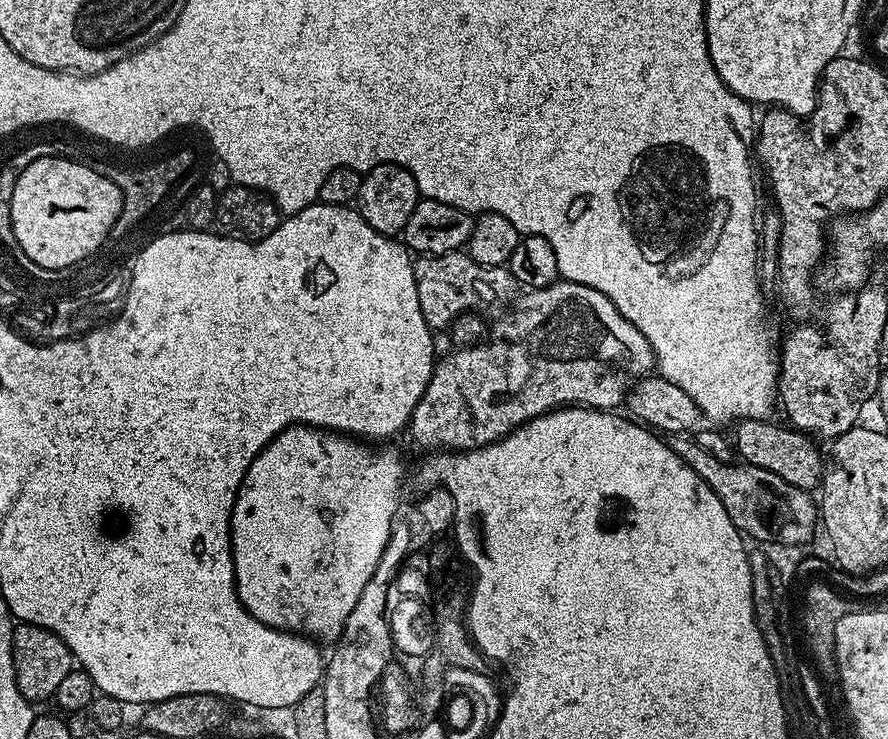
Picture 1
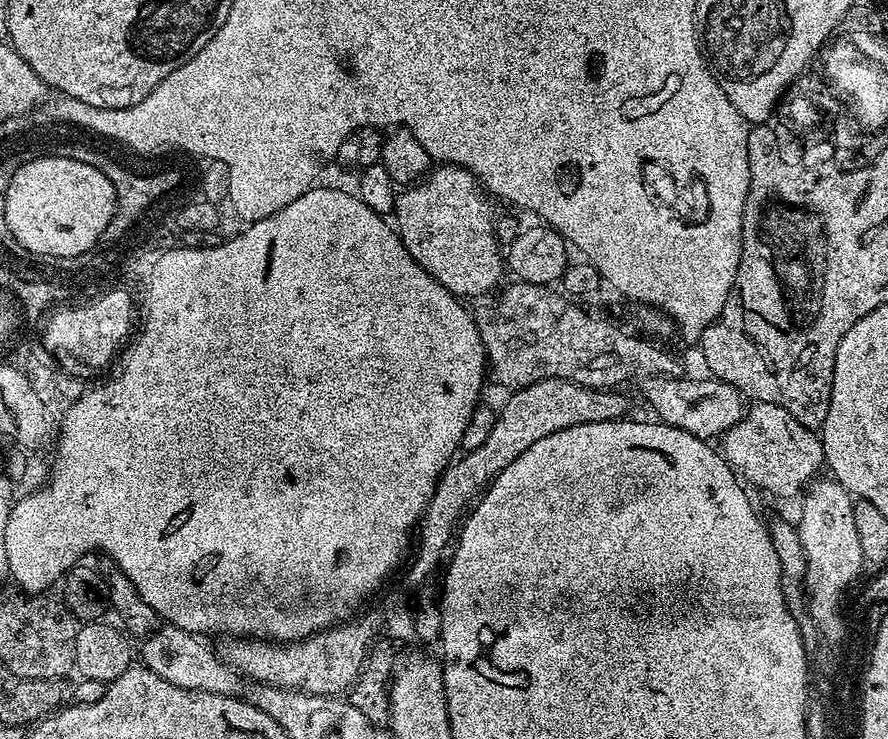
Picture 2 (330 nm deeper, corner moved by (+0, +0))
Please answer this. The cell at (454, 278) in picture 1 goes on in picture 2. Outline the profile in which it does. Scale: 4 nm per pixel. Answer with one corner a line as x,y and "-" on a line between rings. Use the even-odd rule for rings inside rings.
512,282
512,285
501,287
497,300
489,299
485,308
475,309
474,319
480,337
484,343
486,353
486,372
496,384
501,384
507,390
525,388
534,382
542,382
546,378
569,380
587,388
619,389
620,384
627,380
643,382
655,376
681,375
680,360
672,352
659,348
657,341
639,340
631,336
624,328
603,320
600,316
591,316
579,303
559,291
543,284
521,284

